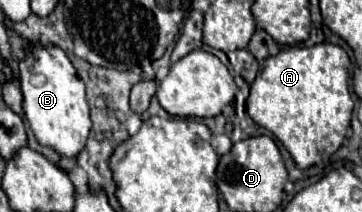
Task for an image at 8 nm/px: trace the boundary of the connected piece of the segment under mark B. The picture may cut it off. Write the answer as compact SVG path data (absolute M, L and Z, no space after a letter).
M32 44L32 50L28 50L24 62L20 62L20 84L24 94L24 114L36 140L42 146L56 150L60 156L76 158L86 146L92 122L88 116L84 82L76 76L64 50L58 46Z

